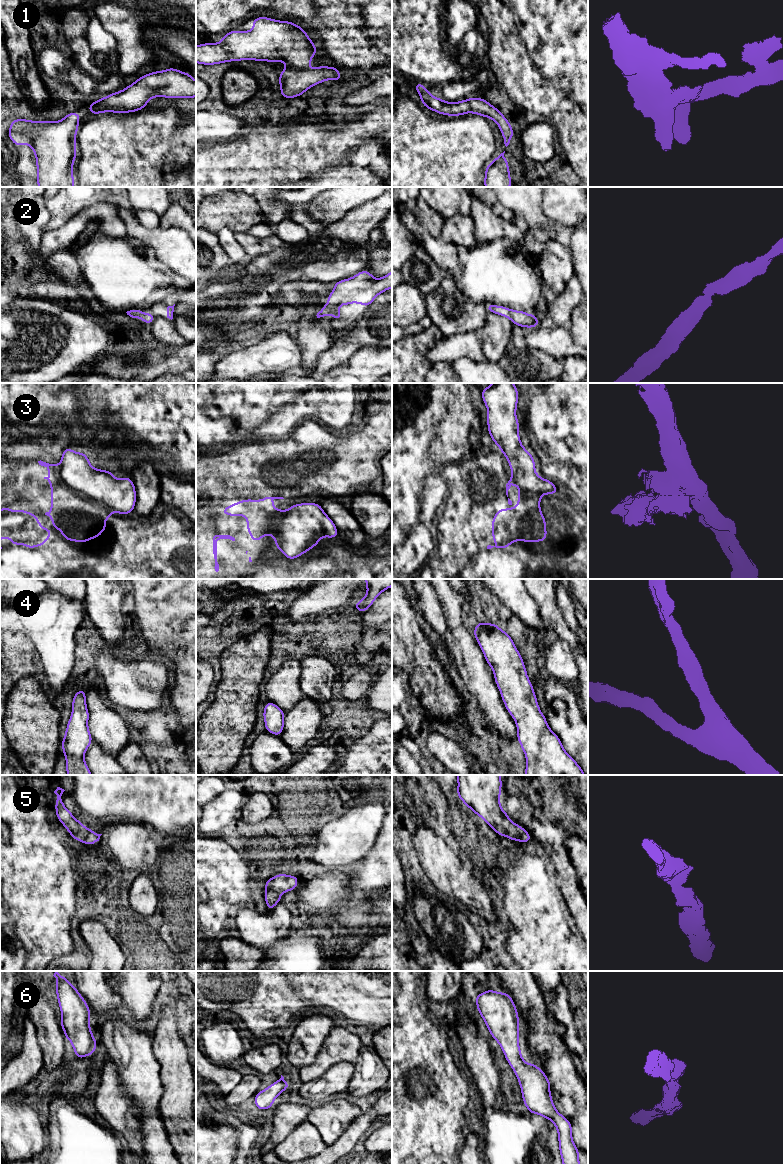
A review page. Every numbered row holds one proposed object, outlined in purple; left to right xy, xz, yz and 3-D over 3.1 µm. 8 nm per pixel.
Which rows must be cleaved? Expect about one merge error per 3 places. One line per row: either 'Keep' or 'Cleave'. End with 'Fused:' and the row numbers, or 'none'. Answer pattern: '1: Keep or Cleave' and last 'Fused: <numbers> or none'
1: Keep
2: Keep
3: Keep
4: Keep
5: Keep
6: Keep
Fused: none

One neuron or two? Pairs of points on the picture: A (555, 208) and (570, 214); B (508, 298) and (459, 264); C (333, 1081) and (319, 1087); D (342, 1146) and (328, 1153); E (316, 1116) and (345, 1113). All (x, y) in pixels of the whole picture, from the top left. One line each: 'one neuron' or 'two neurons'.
A: one neuron
B: one neuron
C: one neuron
D: one neuron
E: one neuron

